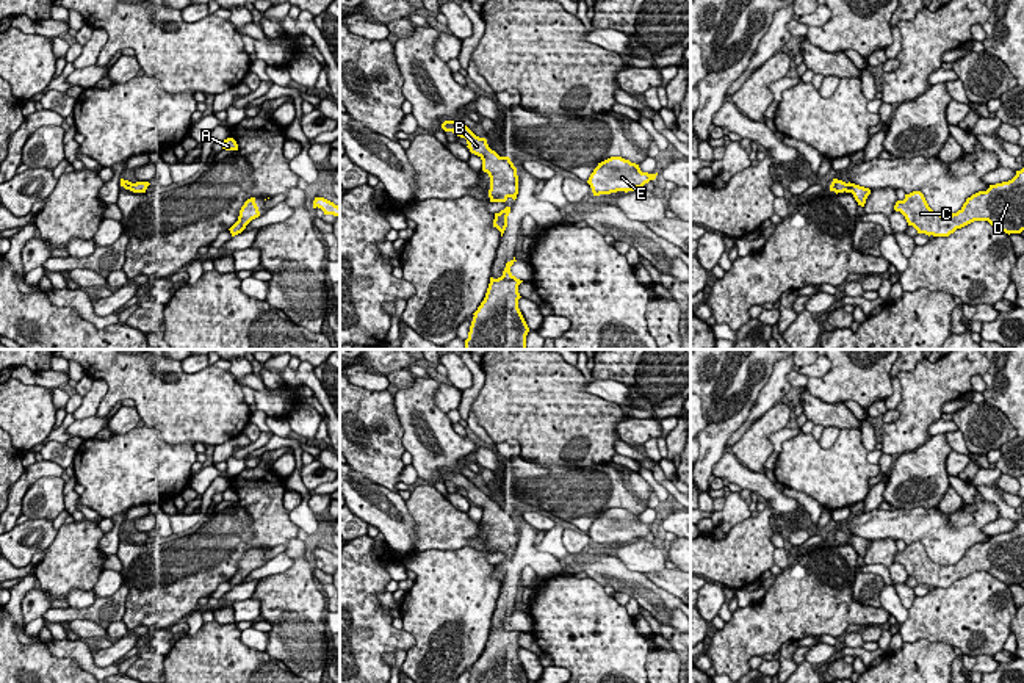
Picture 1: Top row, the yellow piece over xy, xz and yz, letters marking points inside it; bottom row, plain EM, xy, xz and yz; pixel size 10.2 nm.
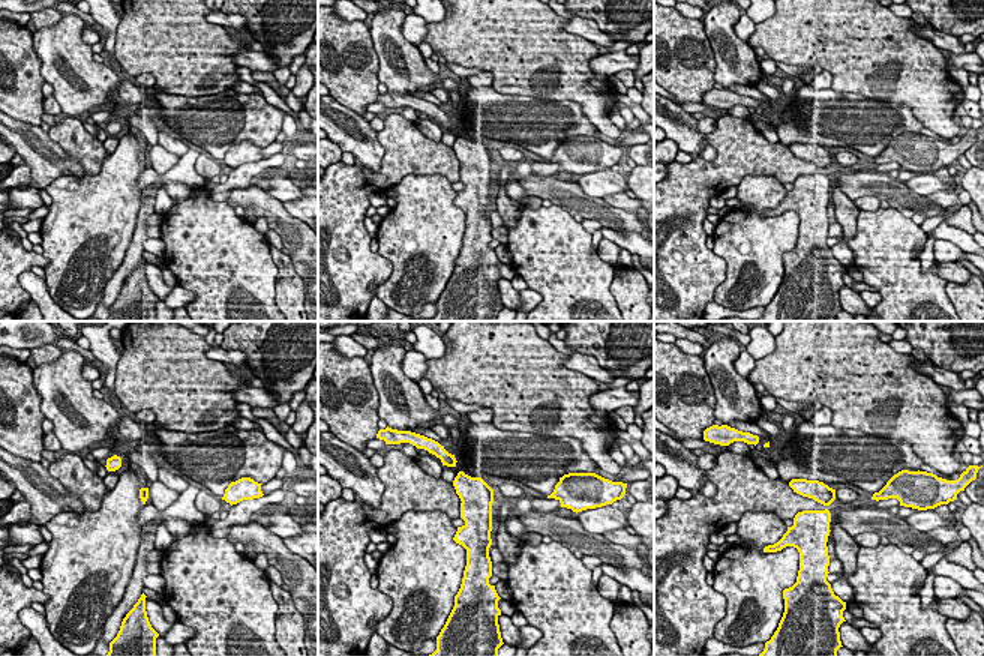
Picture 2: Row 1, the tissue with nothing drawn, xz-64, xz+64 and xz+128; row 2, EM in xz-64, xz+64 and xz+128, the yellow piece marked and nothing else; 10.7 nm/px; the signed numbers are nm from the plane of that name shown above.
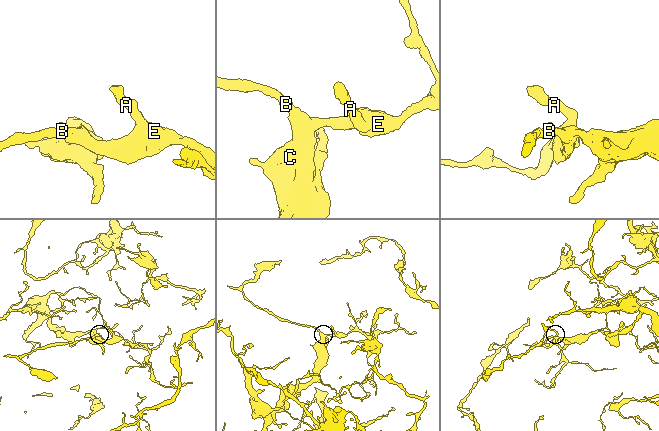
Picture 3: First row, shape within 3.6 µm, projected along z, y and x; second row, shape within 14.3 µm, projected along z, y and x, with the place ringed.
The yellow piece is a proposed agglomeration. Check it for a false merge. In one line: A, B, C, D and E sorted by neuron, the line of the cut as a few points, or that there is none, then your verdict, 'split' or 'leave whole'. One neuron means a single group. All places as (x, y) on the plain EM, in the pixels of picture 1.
groups A B C D E; cut none; leave whole

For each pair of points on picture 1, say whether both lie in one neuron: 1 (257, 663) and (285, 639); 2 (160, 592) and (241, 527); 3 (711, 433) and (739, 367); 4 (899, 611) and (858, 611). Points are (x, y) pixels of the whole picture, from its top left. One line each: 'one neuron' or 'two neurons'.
1: two neurons
2: one neuron
3: one neuron
4: two neurons

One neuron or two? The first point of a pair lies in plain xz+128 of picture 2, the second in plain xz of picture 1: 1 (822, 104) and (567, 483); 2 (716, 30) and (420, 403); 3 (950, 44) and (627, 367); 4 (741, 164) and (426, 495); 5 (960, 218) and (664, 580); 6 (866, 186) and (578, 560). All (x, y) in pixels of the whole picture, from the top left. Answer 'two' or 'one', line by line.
1: one
2: one
3: two
4: one
5: two
6: one

